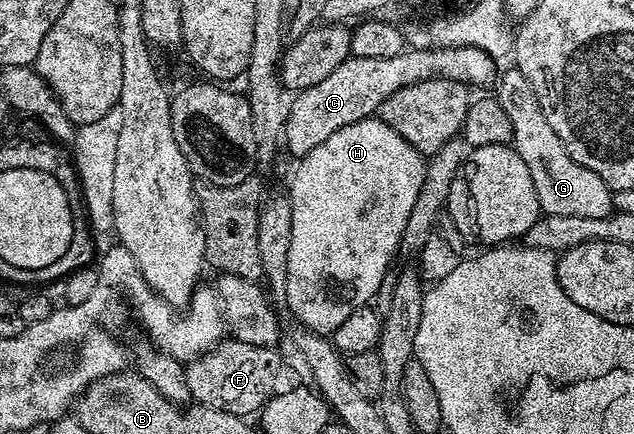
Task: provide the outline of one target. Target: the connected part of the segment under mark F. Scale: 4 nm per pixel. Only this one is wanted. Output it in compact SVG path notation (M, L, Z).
M234 338L224 339L203 356L186 365L191 399L196 405L216 408L234 416L250 417L258 413L276 391L275 383L283 372L278 347L253 346Z

